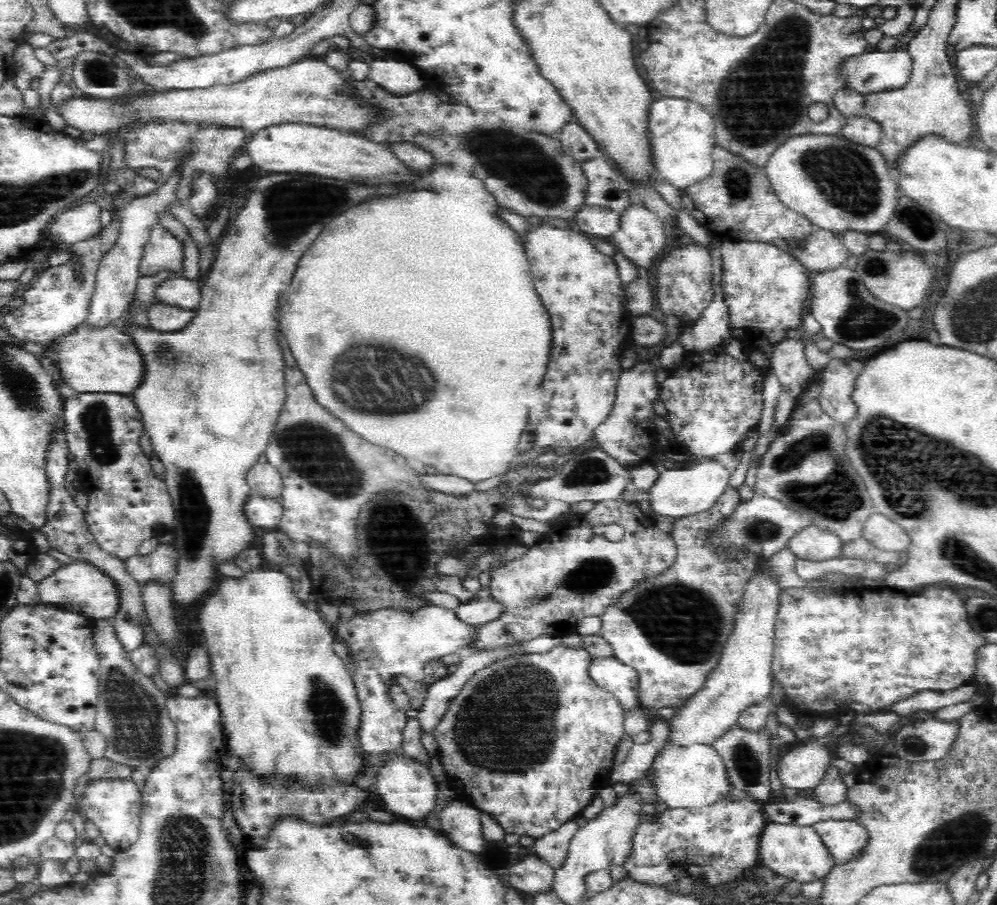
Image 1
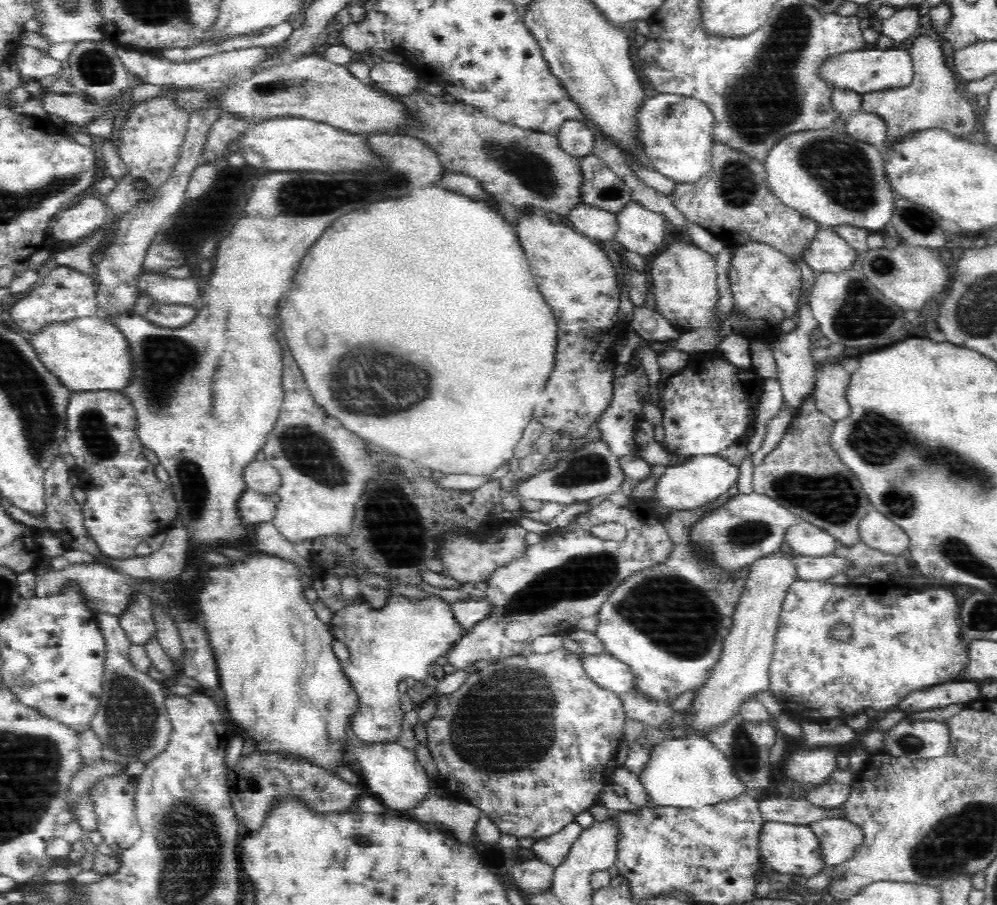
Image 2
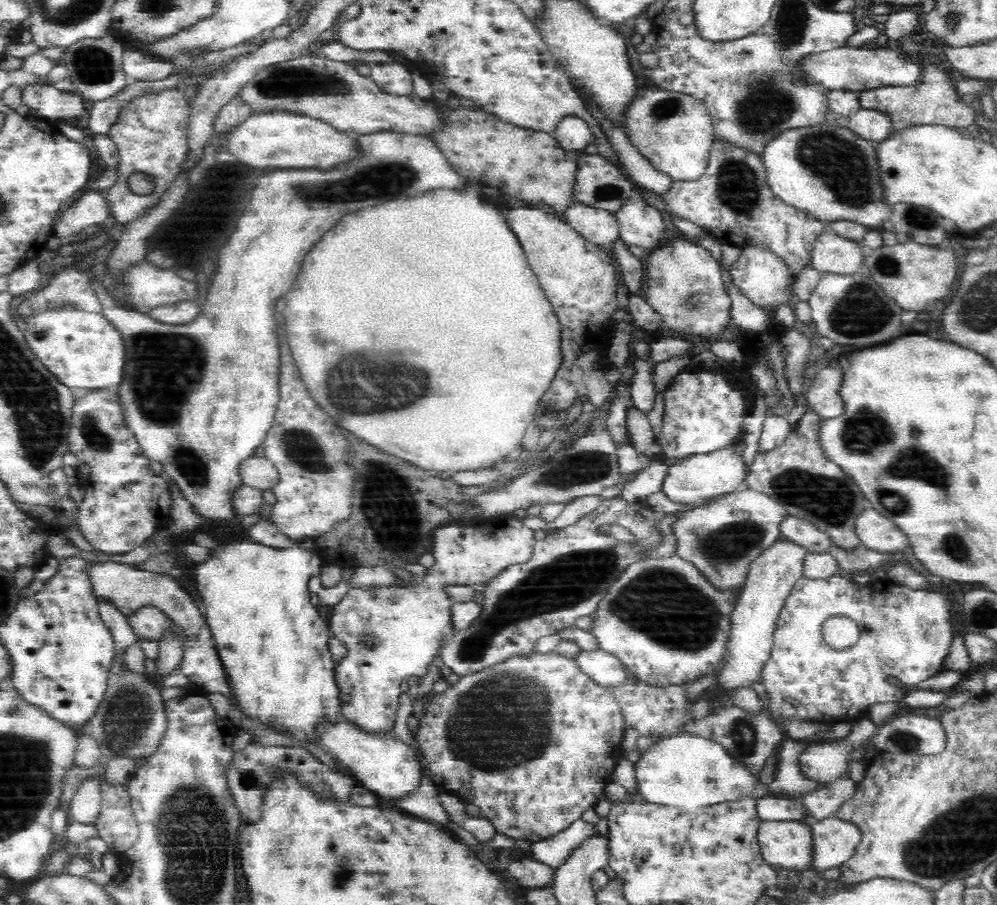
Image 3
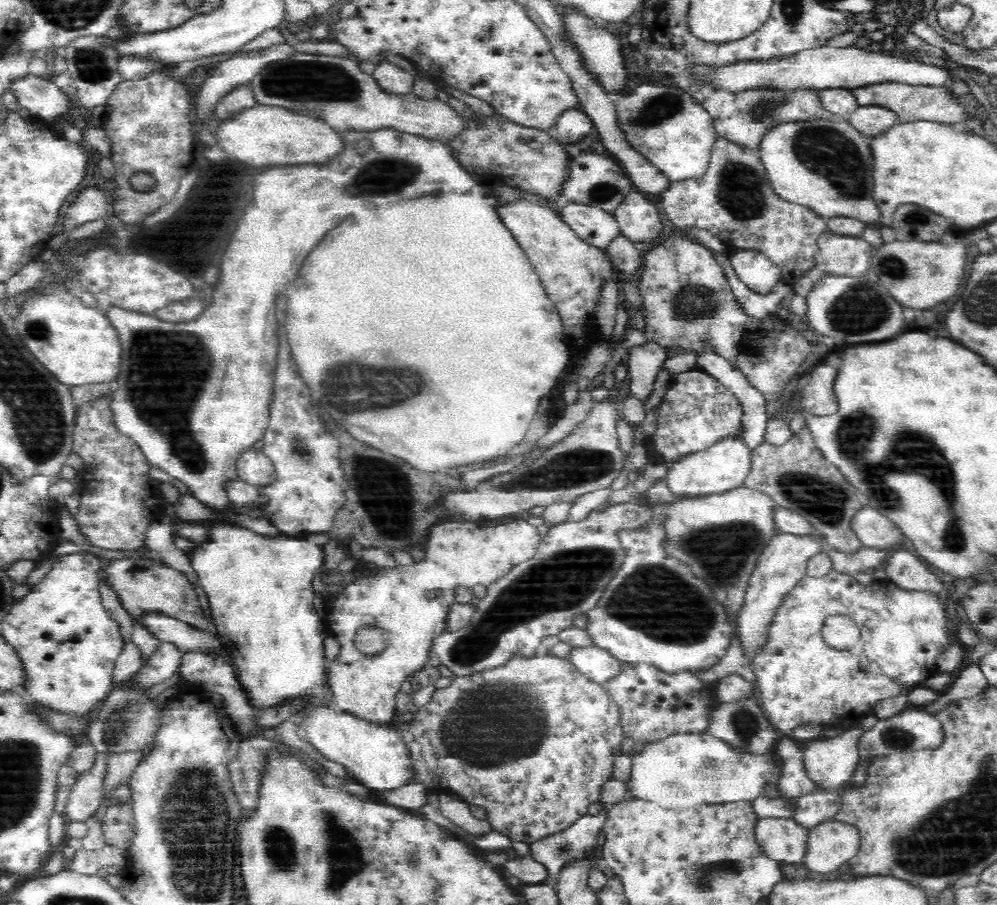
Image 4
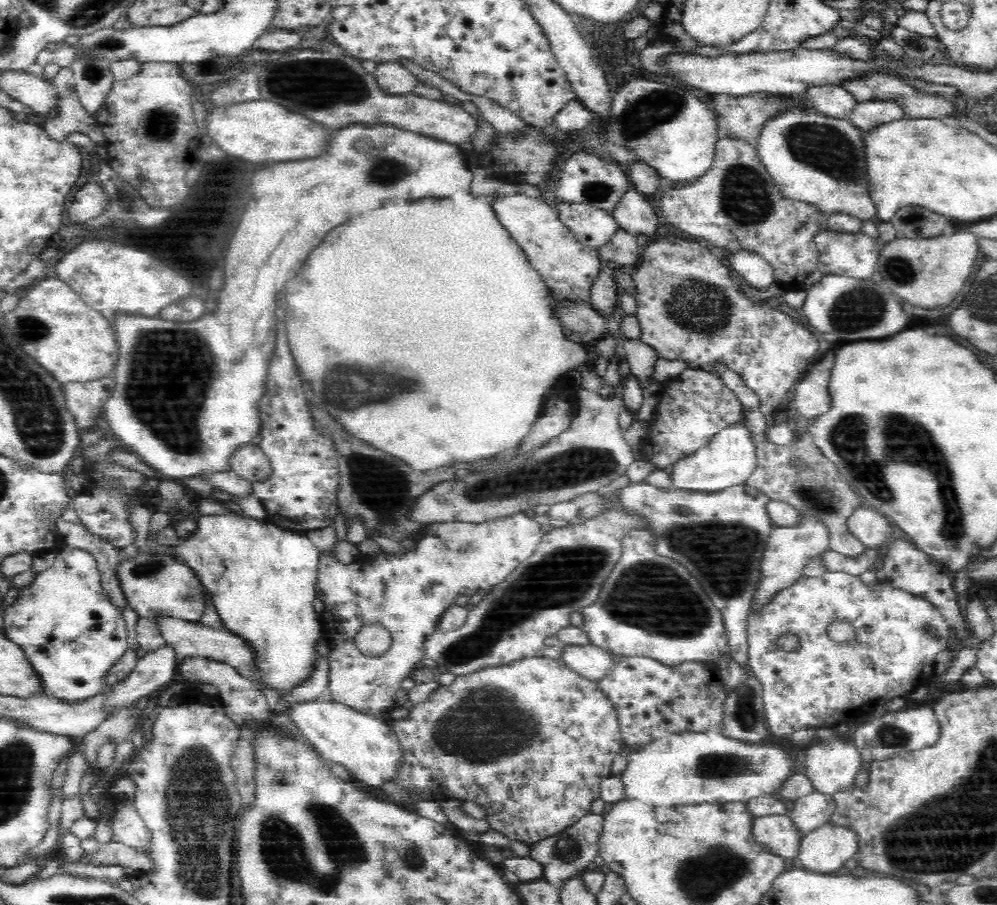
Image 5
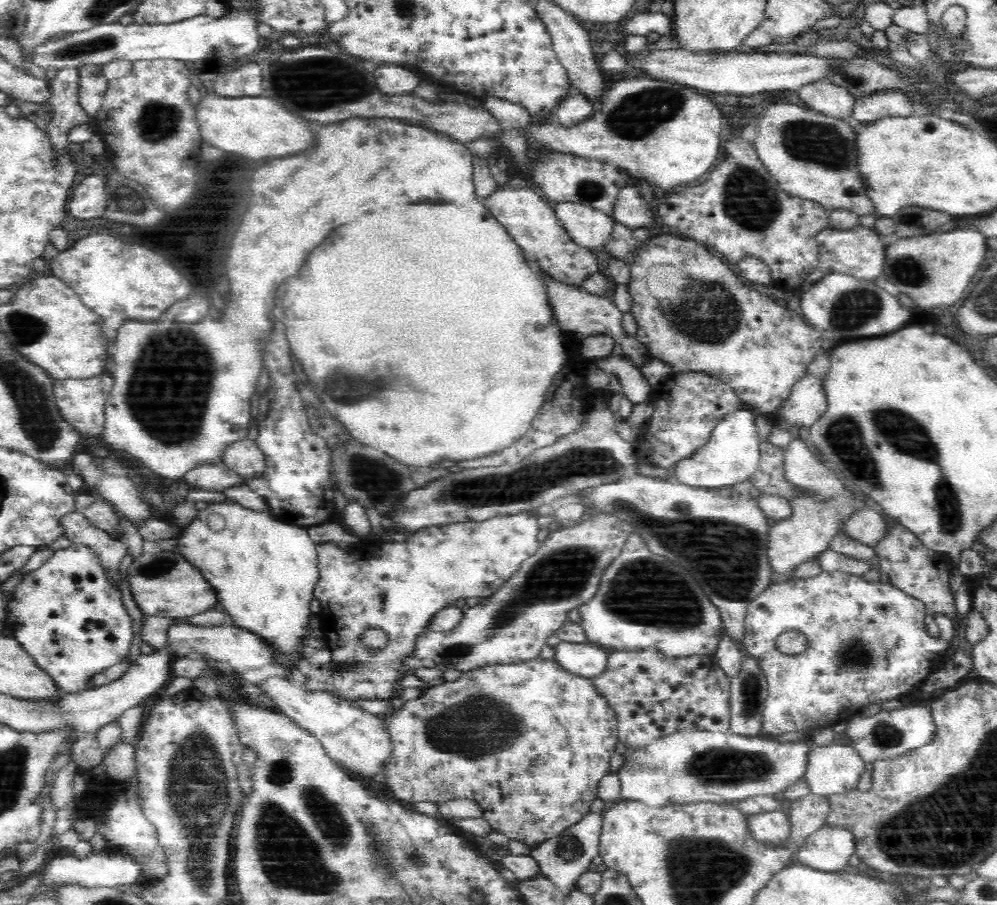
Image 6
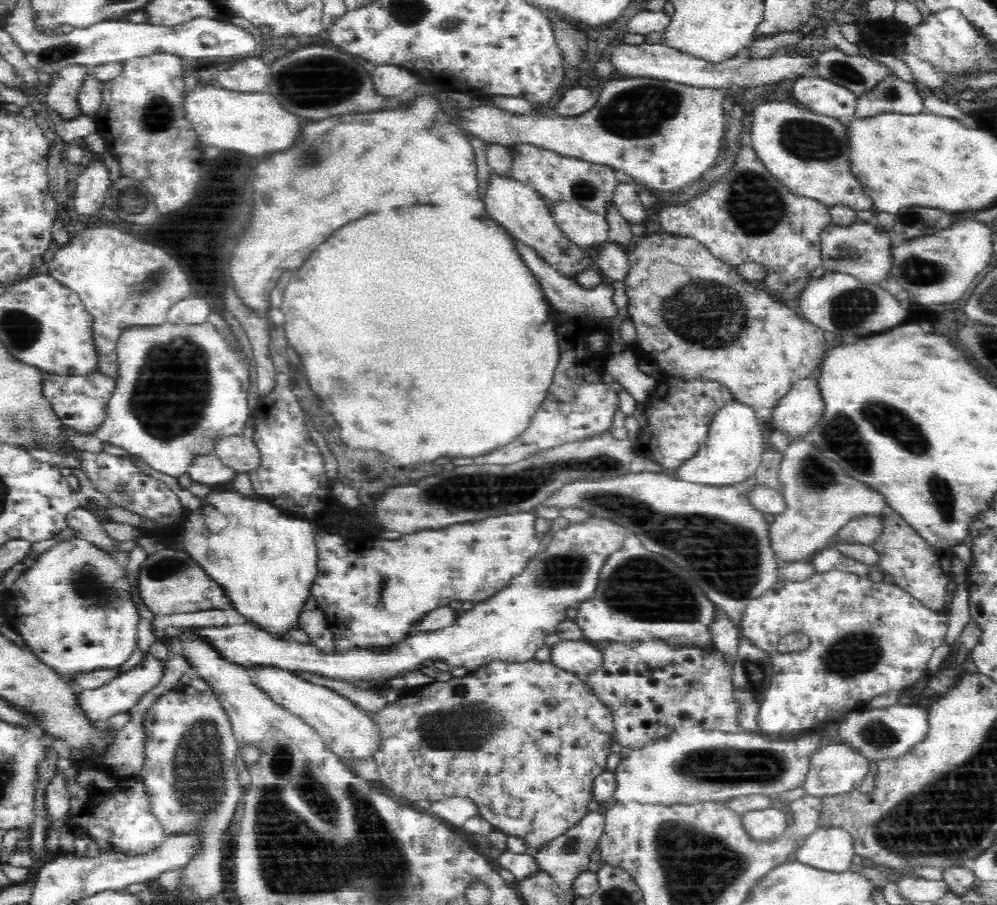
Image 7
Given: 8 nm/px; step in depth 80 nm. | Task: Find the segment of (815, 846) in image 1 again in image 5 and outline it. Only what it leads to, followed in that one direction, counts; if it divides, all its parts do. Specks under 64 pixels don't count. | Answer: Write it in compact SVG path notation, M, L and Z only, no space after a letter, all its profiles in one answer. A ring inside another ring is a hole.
M788 815L753 817L753 839L781 859L796 858L806 836Z

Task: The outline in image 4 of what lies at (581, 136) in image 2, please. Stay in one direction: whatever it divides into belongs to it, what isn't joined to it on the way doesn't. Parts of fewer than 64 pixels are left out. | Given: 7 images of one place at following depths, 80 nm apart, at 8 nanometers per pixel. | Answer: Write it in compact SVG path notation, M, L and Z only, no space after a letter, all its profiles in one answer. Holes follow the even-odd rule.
M572 110L559 116L551 132L565 147L568 144L578 144L580 140L584 140L592 132L592 126L592 121L586 113Z

